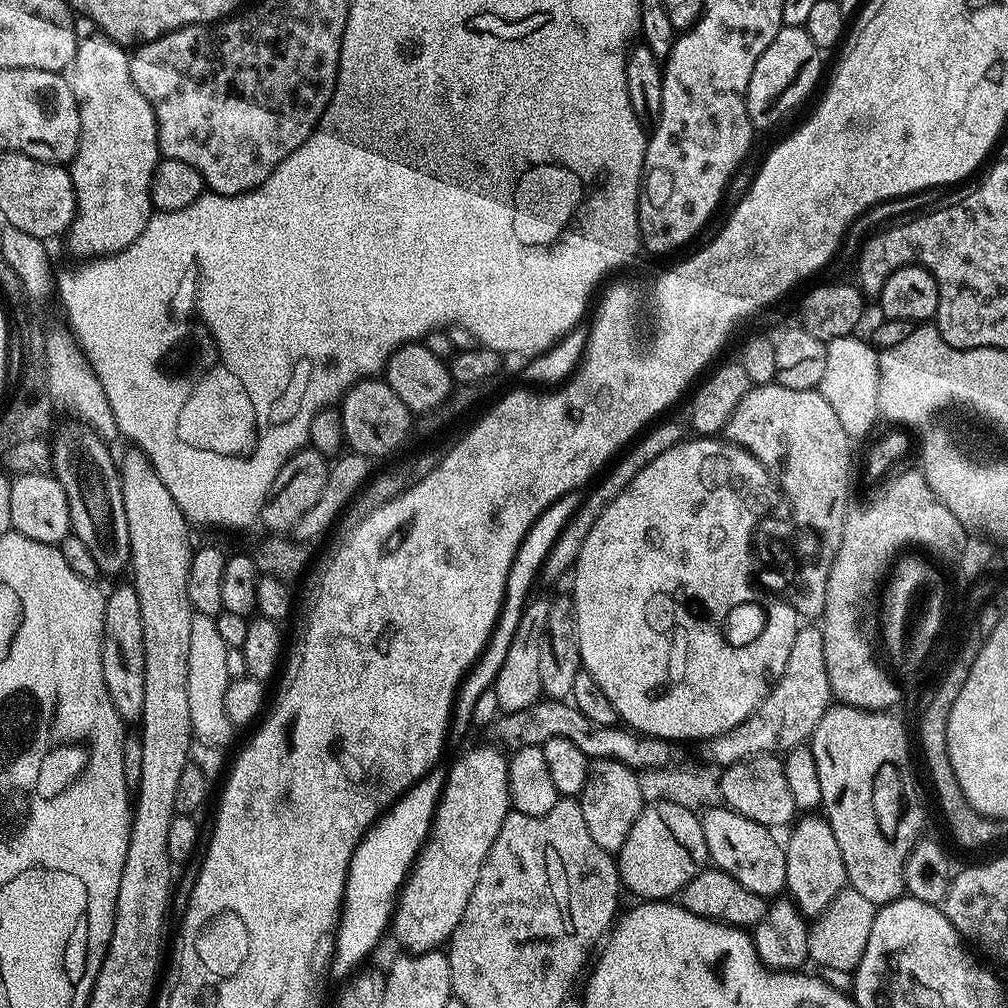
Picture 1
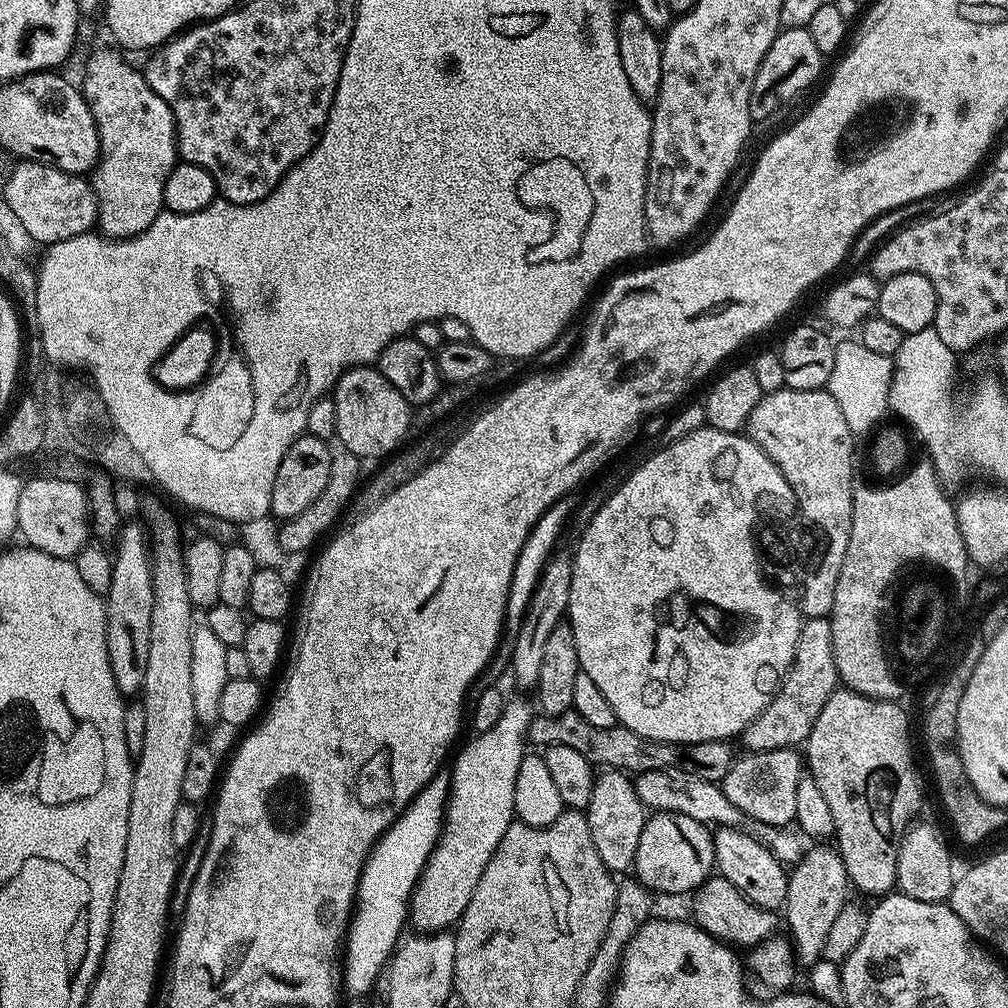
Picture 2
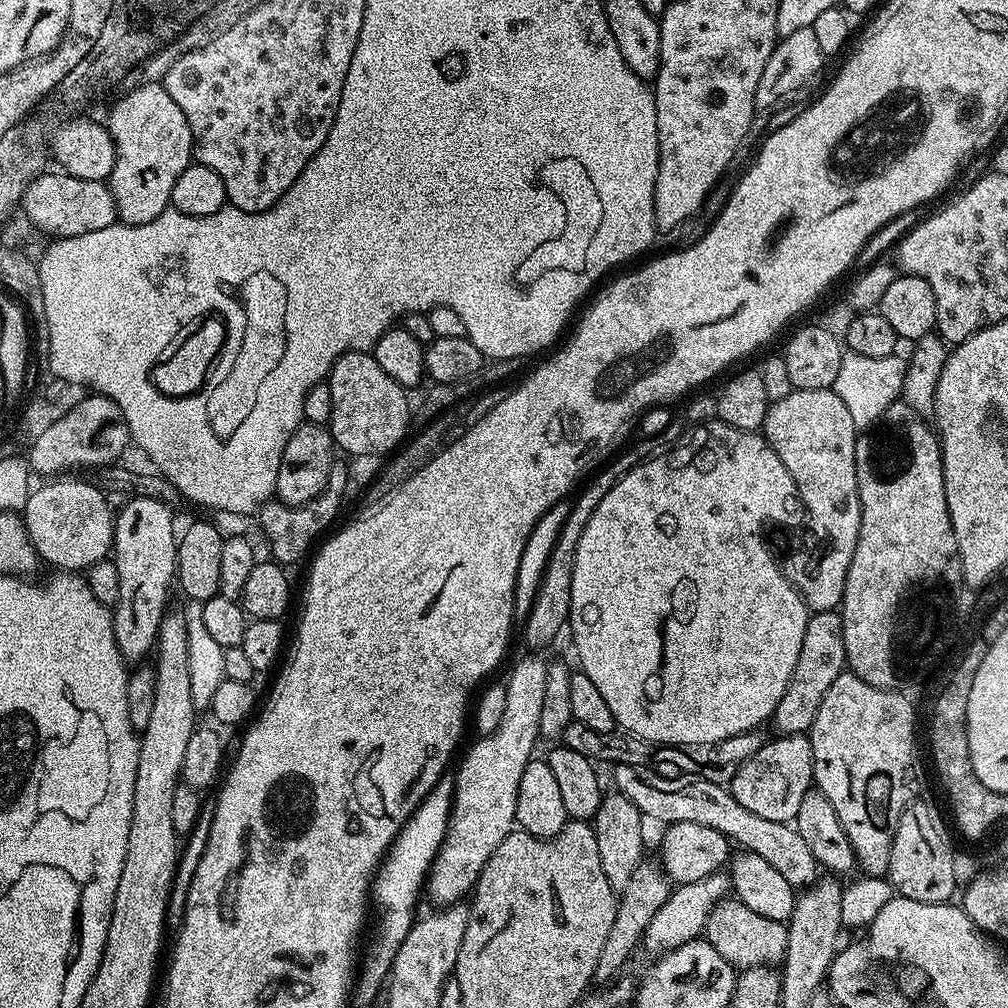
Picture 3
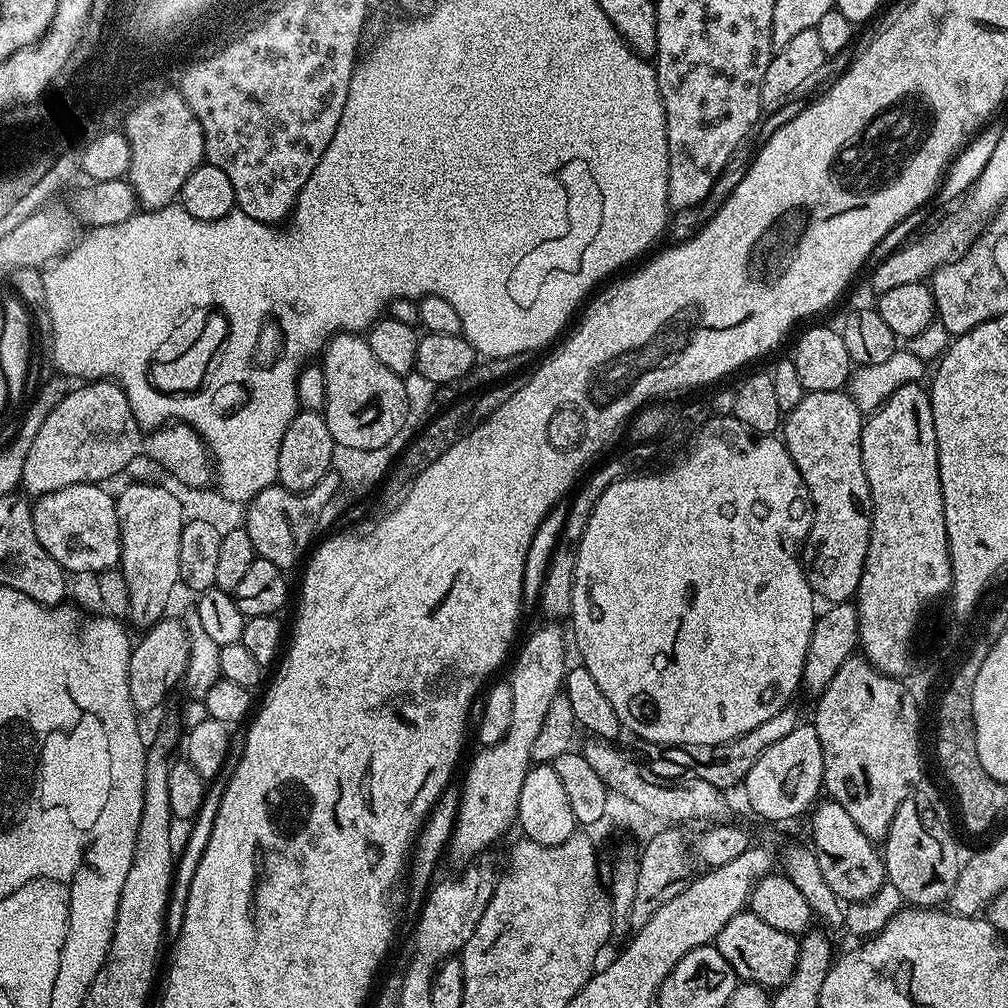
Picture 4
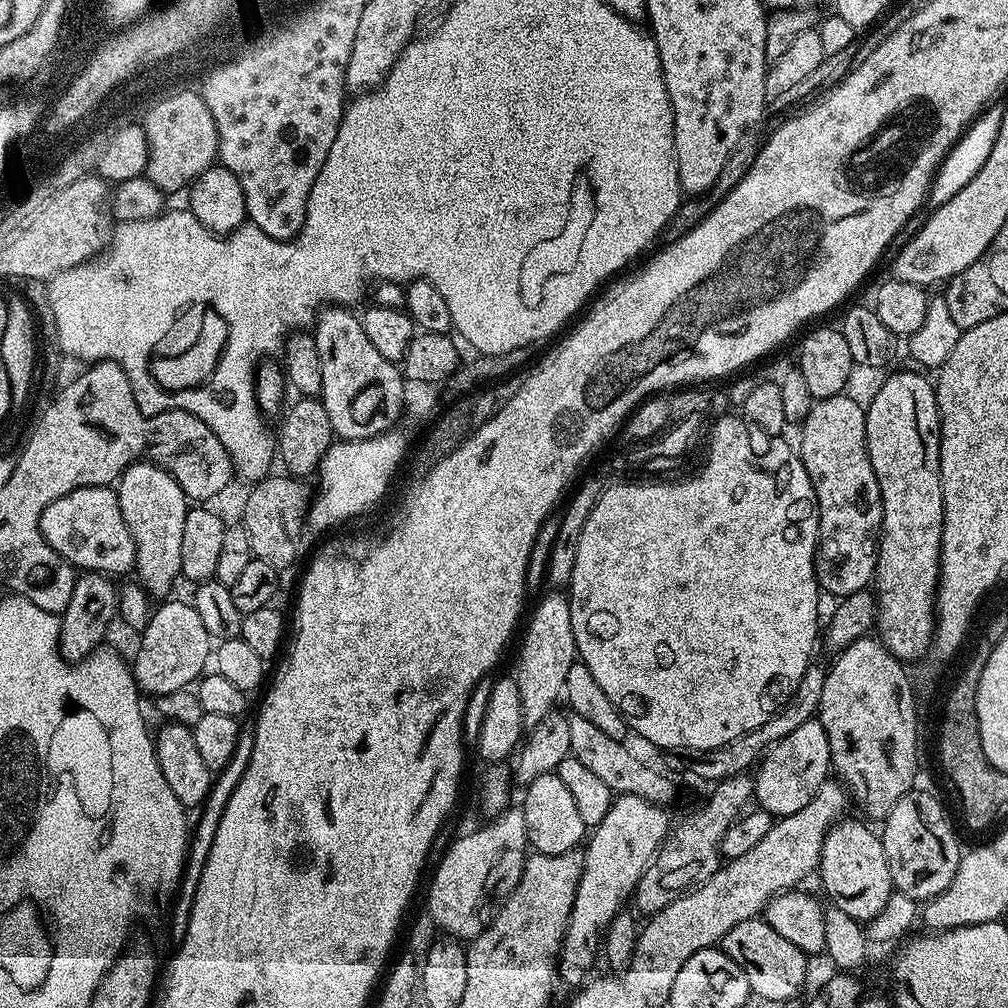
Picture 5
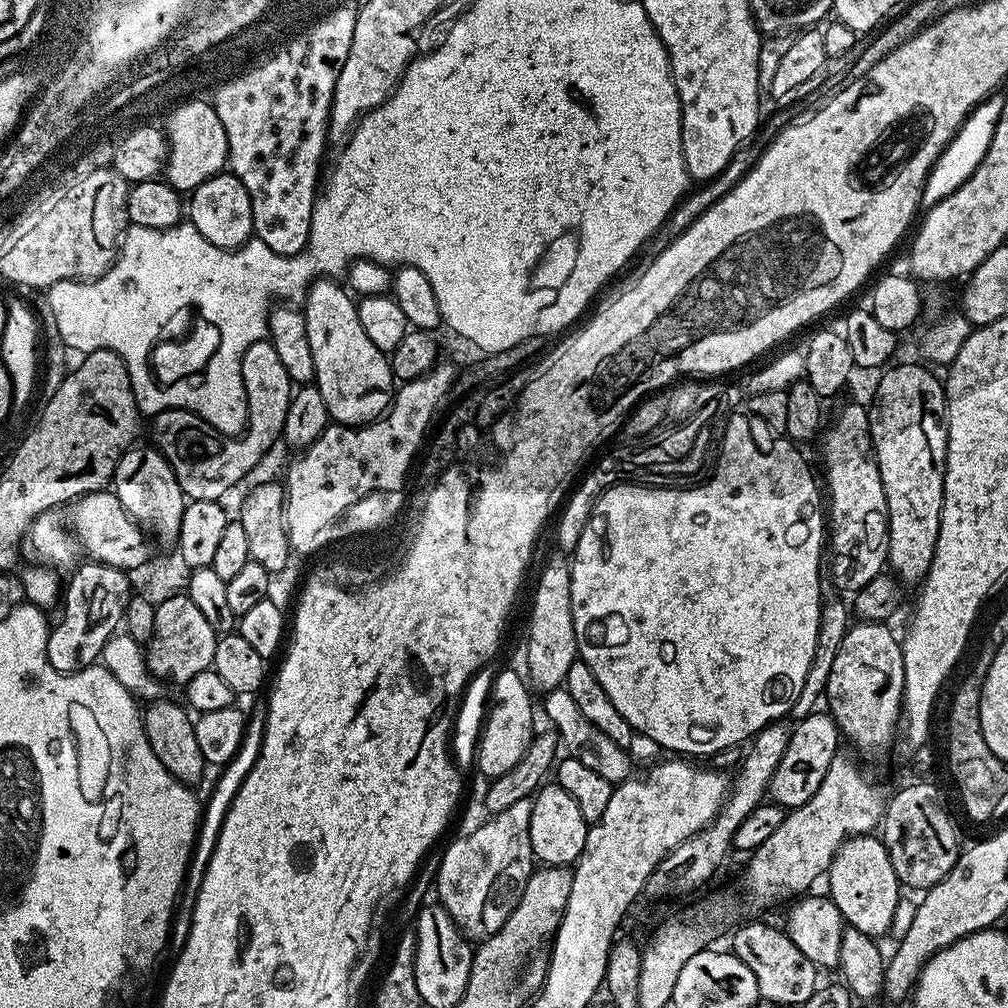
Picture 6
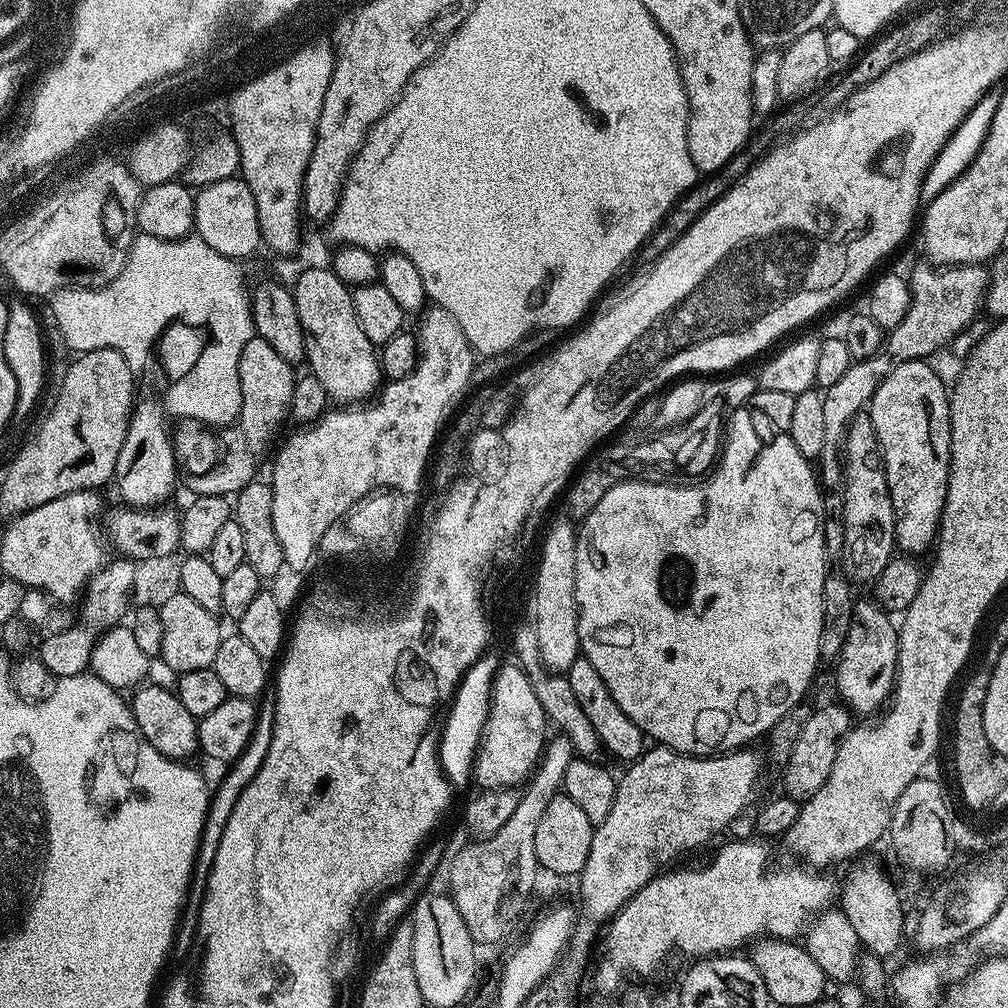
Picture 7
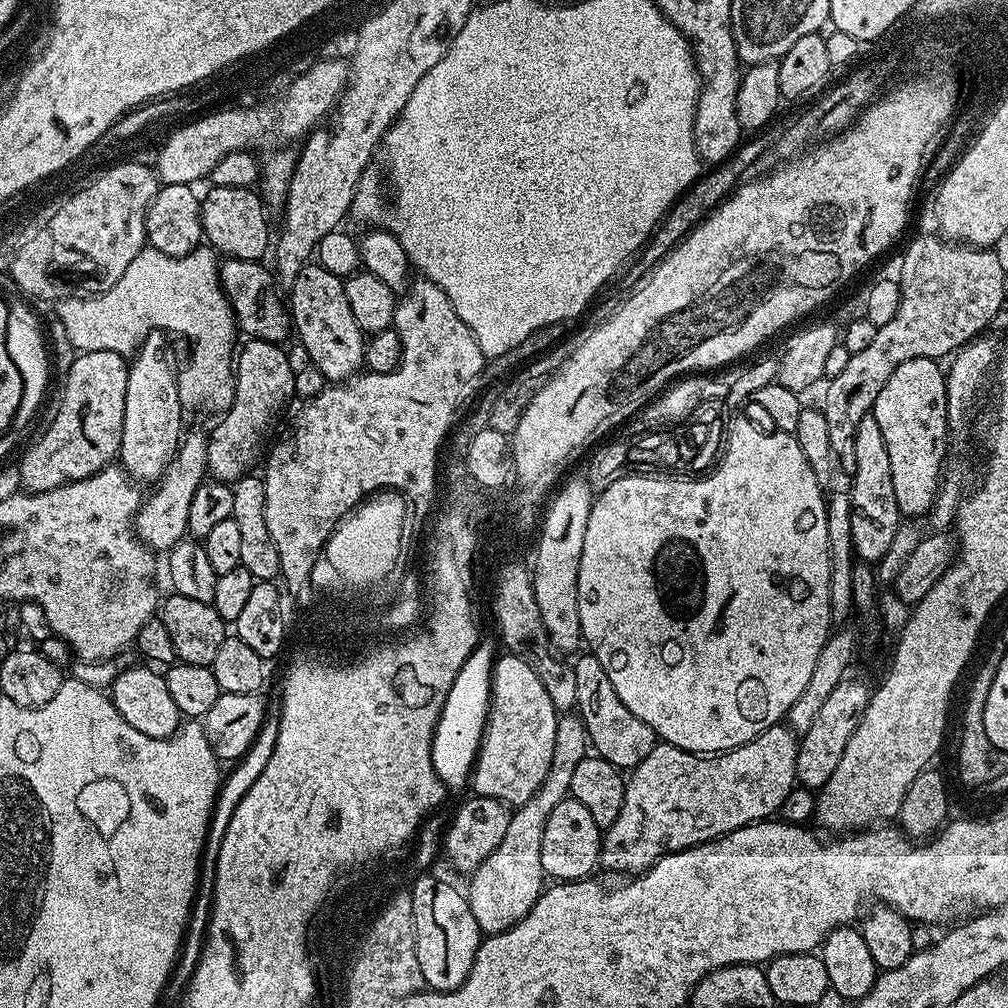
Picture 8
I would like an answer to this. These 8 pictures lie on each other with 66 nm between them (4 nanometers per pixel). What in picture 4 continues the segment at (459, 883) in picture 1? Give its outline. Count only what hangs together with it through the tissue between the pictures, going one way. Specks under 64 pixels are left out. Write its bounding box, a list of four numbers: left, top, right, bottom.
[450,622,566,862]

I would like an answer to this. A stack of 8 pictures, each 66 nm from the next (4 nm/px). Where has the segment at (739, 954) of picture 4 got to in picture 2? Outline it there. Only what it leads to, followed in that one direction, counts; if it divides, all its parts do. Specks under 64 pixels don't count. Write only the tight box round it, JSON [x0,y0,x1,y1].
[692,874,777,950]

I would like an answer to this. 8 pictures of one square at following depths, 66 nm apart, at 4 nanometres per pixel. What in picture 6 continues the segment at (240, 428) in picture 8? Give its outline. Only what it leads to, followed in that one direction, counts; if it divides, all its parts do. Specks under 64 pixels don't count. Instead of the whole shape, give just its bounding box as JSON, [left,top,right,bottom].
[151,339,294,501]

